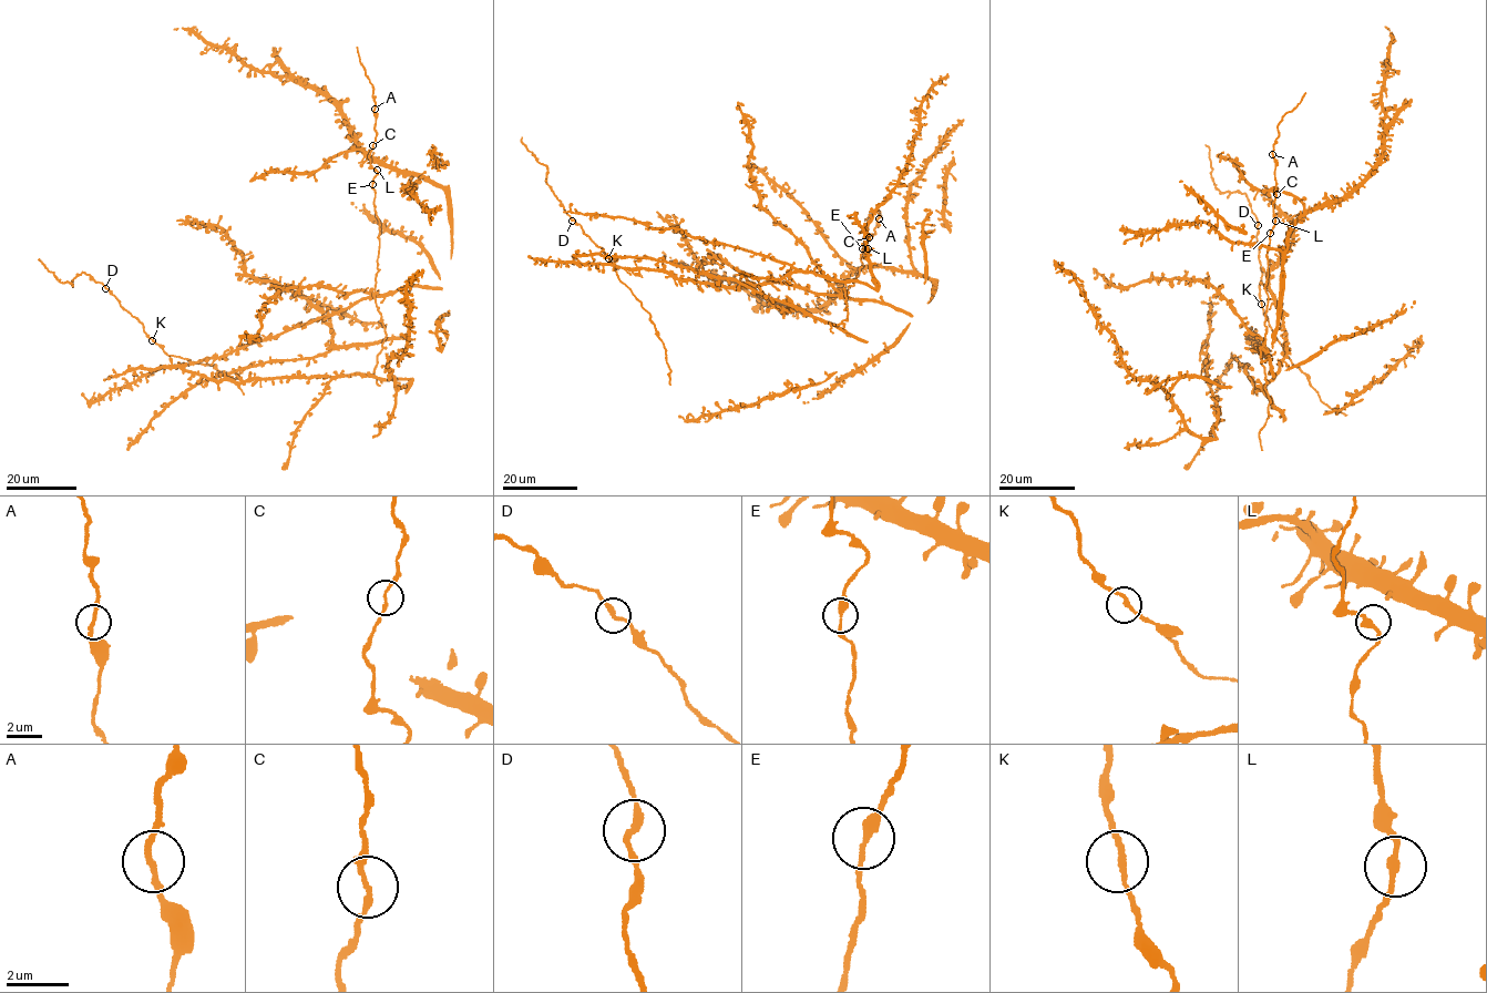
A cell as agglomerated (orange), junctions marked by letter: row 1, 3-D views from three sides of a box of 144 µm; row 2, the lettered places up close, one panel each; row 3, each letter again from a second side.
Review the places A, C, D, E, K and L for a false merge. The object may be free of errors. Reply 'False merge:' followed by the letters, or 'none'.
False merge: none

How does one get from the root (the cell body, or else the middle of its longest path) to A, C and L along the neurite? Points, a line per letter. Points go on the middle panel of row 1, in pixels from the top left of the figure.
A: (770, 296), (837, 326), (847, 320), (844, 290), (879, 218)
C: (770, 296), (838, 326), (847, 318), (844, 290), (858, 276), (861, 249), (869, 248), (863, 239), (869, 237)
L: (770, 296), (838, 326), (848, 315), (844, 290), (853, 285), (863, 264), (862, 248), (868, 248)

